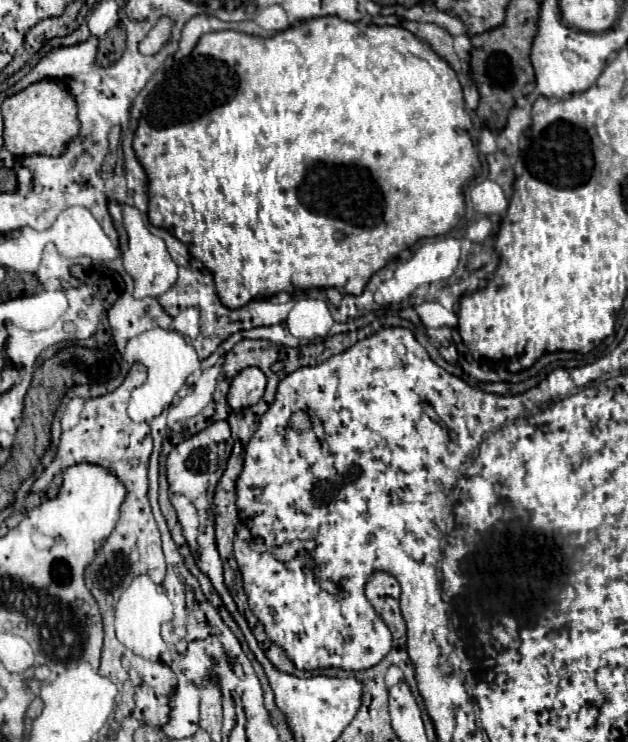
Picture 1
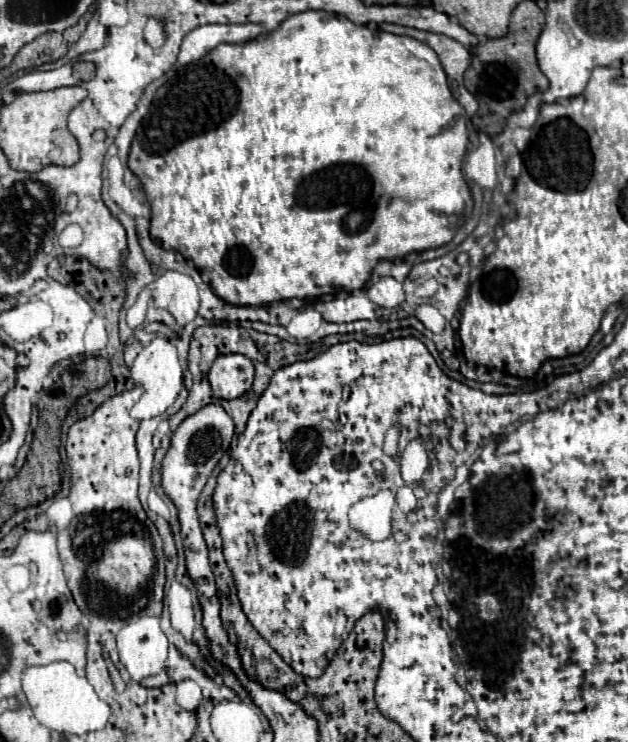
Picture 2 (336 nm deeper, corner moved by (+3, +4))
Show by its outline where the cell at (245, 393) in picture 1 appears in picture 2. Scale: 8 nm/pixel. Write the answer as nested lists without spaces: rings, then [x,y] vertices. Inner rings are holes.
[[[239,353],[219,355],[209,371],[209,383],[213,397],[237,399],[251,389],[253,383],[253,361]]]

